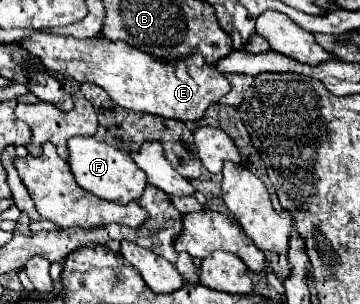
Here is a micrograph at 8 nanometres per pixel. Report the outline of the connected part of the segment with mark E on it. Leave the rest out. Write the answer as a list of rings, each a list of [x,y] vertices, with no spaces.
[[[37,32],[31,38],[27,38],[23,42],[23,48],[27,52],[31,52],[33,56],[39,56],[41,62],[45,64],[45,68],[49,68],[49,72],[53,72],[53,74],[61,72],[61,74],[71,76],[77,82],[93,82],[93,84],[101,86],[111,96],[111,100],[117,102],[121,108],[127,108],[133,112],[157,114],[157,116],[173,118],[173,120],[181,120],[181,122],[199,122],[205,116],[205,110],[211,104],[217,104],[231,90],[231,84],[227,82],[227,78],[215,66],[207,64],[205,58],[197,52],[191,56],[185,56],[181,60],[161,62],[137,48],[129,48],[129,44],[125,44],[125,42],[111,42],[105,38],[77,40],[71,36],[55,36],[55,34],[43,34],[43,32]]]

